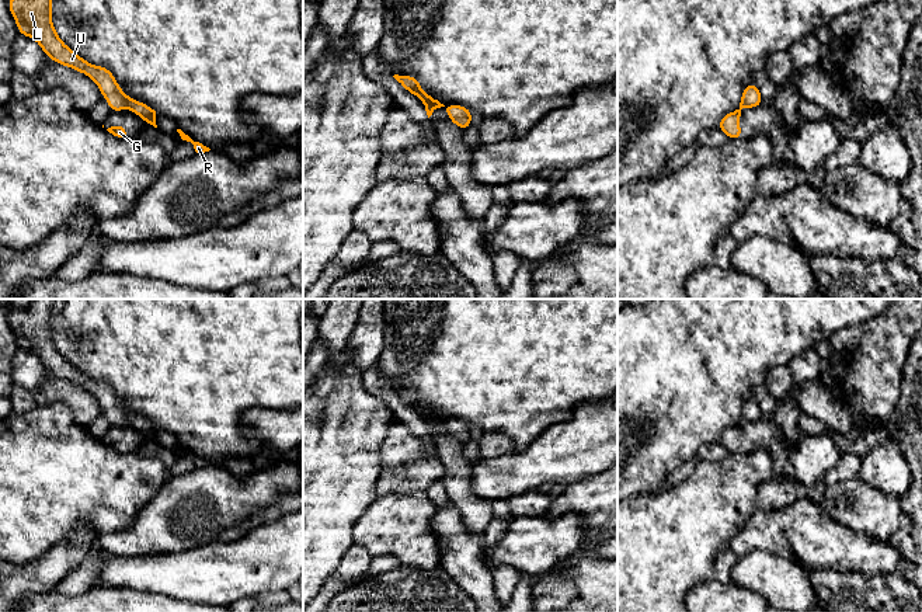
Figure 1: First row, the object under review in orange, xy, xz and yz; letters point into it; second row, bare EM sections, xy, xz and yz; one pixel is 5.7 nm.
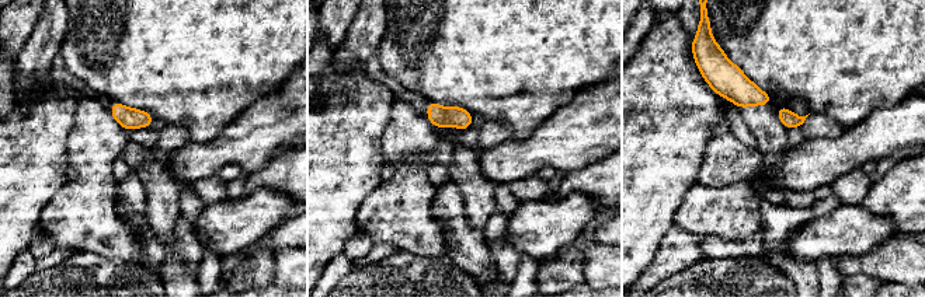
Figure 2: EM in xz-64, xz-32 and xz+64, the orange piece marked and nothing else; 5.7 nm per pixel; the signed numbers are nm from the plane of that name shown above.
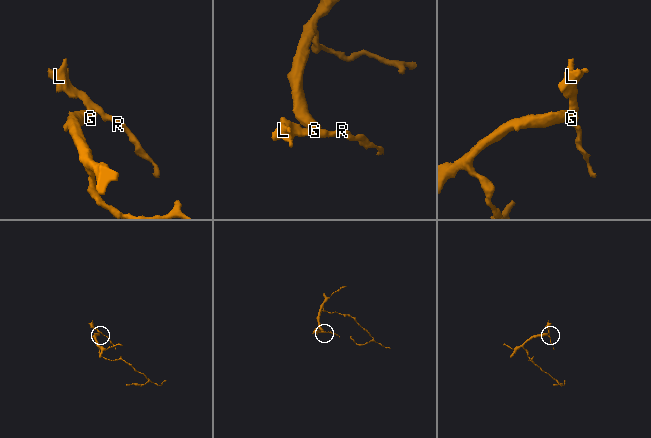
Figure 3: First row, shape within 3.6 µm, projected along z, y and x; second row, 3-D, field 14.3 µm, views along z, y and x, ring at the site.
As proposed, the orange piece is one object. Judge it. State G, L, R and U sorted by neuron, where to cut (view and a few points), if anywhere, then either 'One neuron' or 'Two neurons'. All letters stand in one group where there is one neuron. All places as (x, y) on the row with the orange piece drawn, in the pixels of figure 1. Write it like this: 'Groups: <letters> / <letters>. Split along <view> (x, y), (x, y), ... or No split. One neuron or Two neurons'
Groups: G / L R U. Split along xz (425, 104), (434, 108). Two neurons

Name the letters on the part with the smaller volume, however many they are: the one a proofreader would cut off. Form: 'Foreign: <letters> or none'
Foreign: L, R, U

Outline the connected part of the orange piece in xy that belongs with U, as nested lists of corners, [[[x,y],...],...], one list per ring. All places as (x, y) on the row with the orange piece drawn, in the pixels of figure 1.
[[[8,0],[8,8],[17,22],[18,32],[34,38],[53,62],[94,80],[112,112],[129,108],[145,122],[157,128],[153,108],[128,97],[107,67],[86,62],[62,42],[52,25],[52,4],[52,0]]]

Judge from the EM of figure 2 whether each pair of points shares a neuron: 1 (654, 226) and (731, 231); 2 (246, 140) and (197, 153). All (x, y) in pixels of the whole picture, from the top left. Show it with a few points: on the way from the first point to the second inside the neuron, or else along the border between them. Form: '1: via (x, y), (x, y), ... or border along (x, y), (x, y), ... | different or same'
1: border along (687, 192), (673, 223) | different
2: via (233, 146), (219, 153), (209, 153) | same

